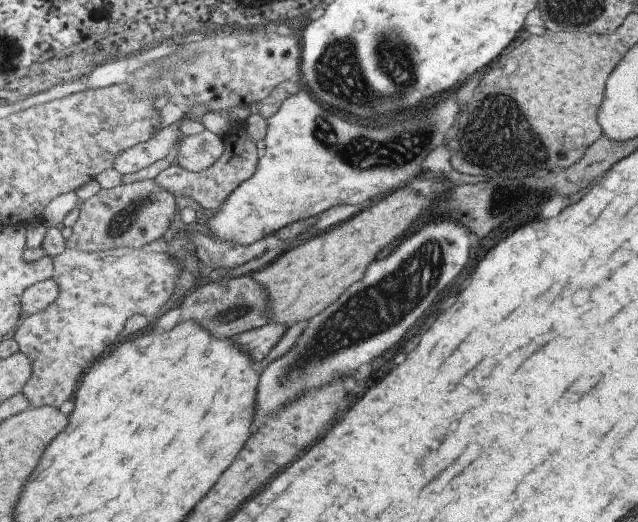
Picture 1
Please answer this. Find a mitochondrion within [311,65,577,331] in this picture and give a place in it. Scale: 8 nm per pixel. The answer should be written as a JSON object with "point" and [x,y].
{"point":[496,136]}

